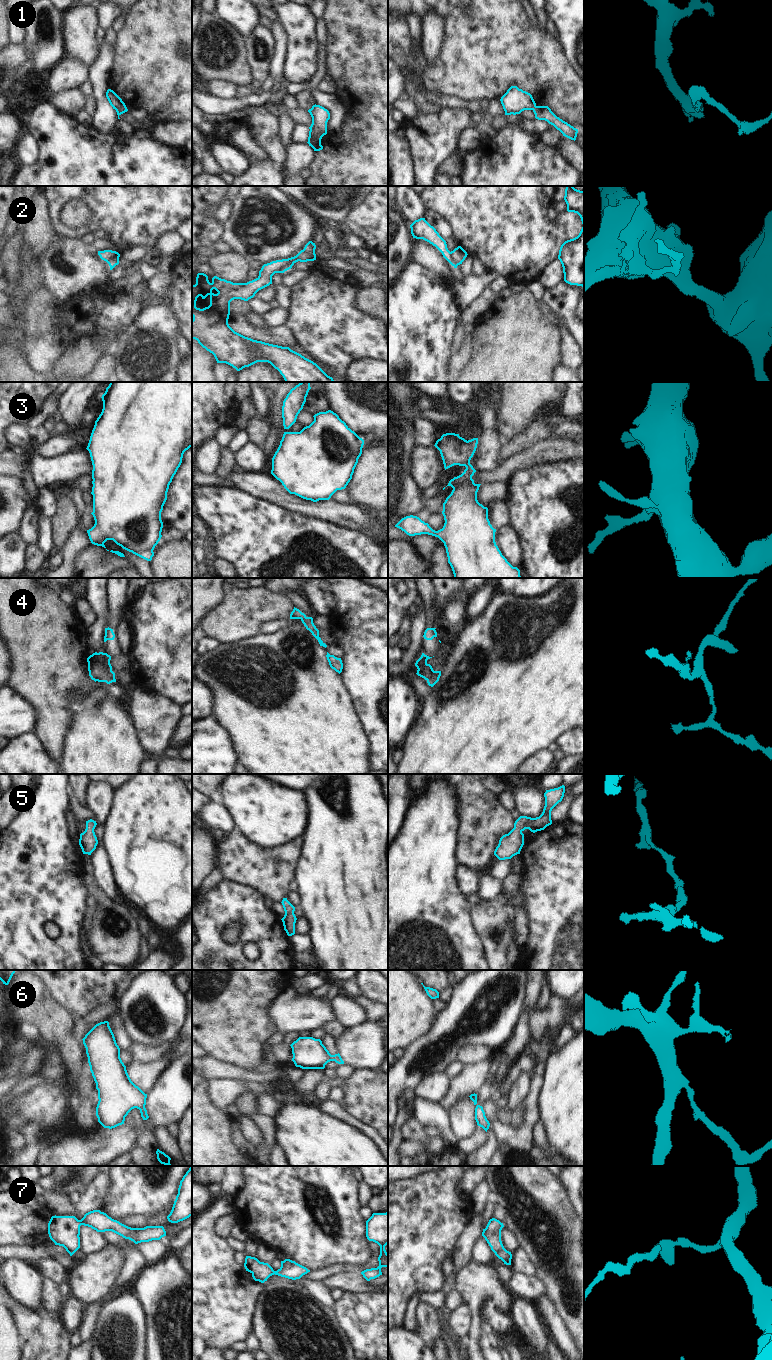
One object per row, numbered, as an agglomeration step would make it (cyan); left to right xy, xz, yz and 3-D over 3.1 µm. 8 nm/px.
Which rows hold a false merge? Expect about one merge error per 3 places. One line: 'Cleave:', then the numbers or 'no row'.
Cleave: 2

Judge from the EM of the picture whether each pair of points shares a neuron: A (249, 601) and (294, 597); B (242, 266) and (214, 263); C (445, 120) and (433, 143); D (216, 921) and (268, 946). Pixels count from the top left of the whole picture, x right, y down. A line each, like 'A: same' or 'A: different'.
A: different
B: same
C: same
D: same

